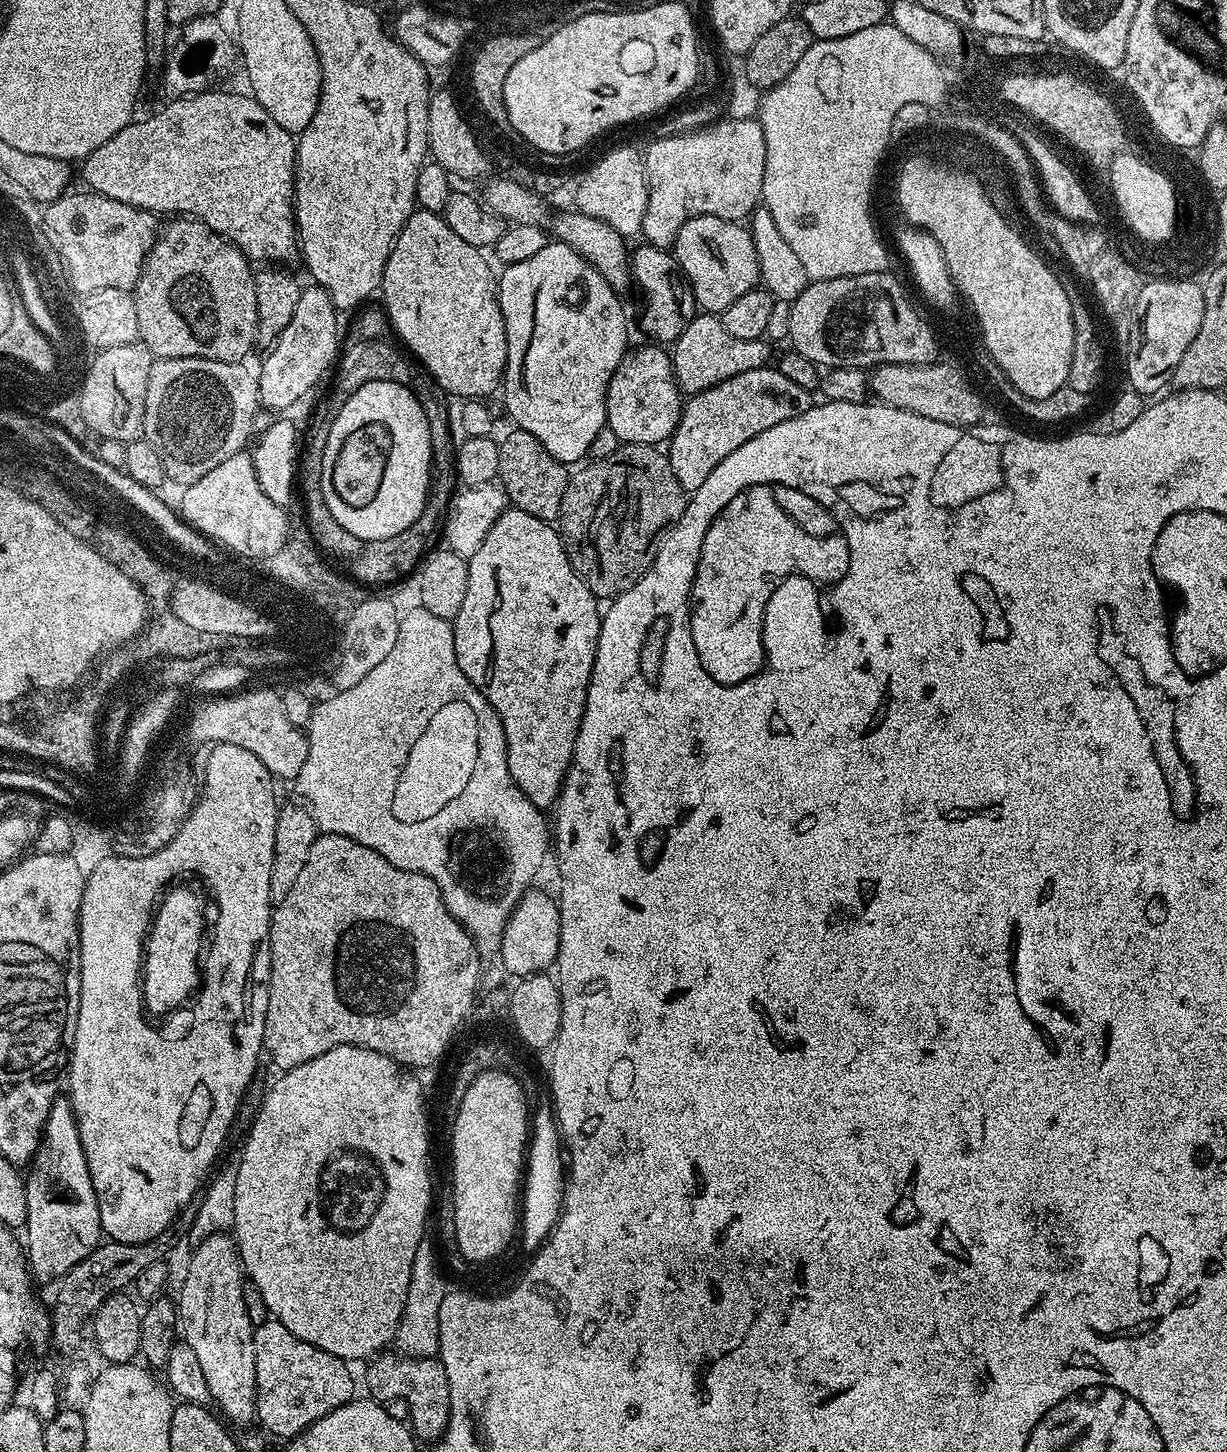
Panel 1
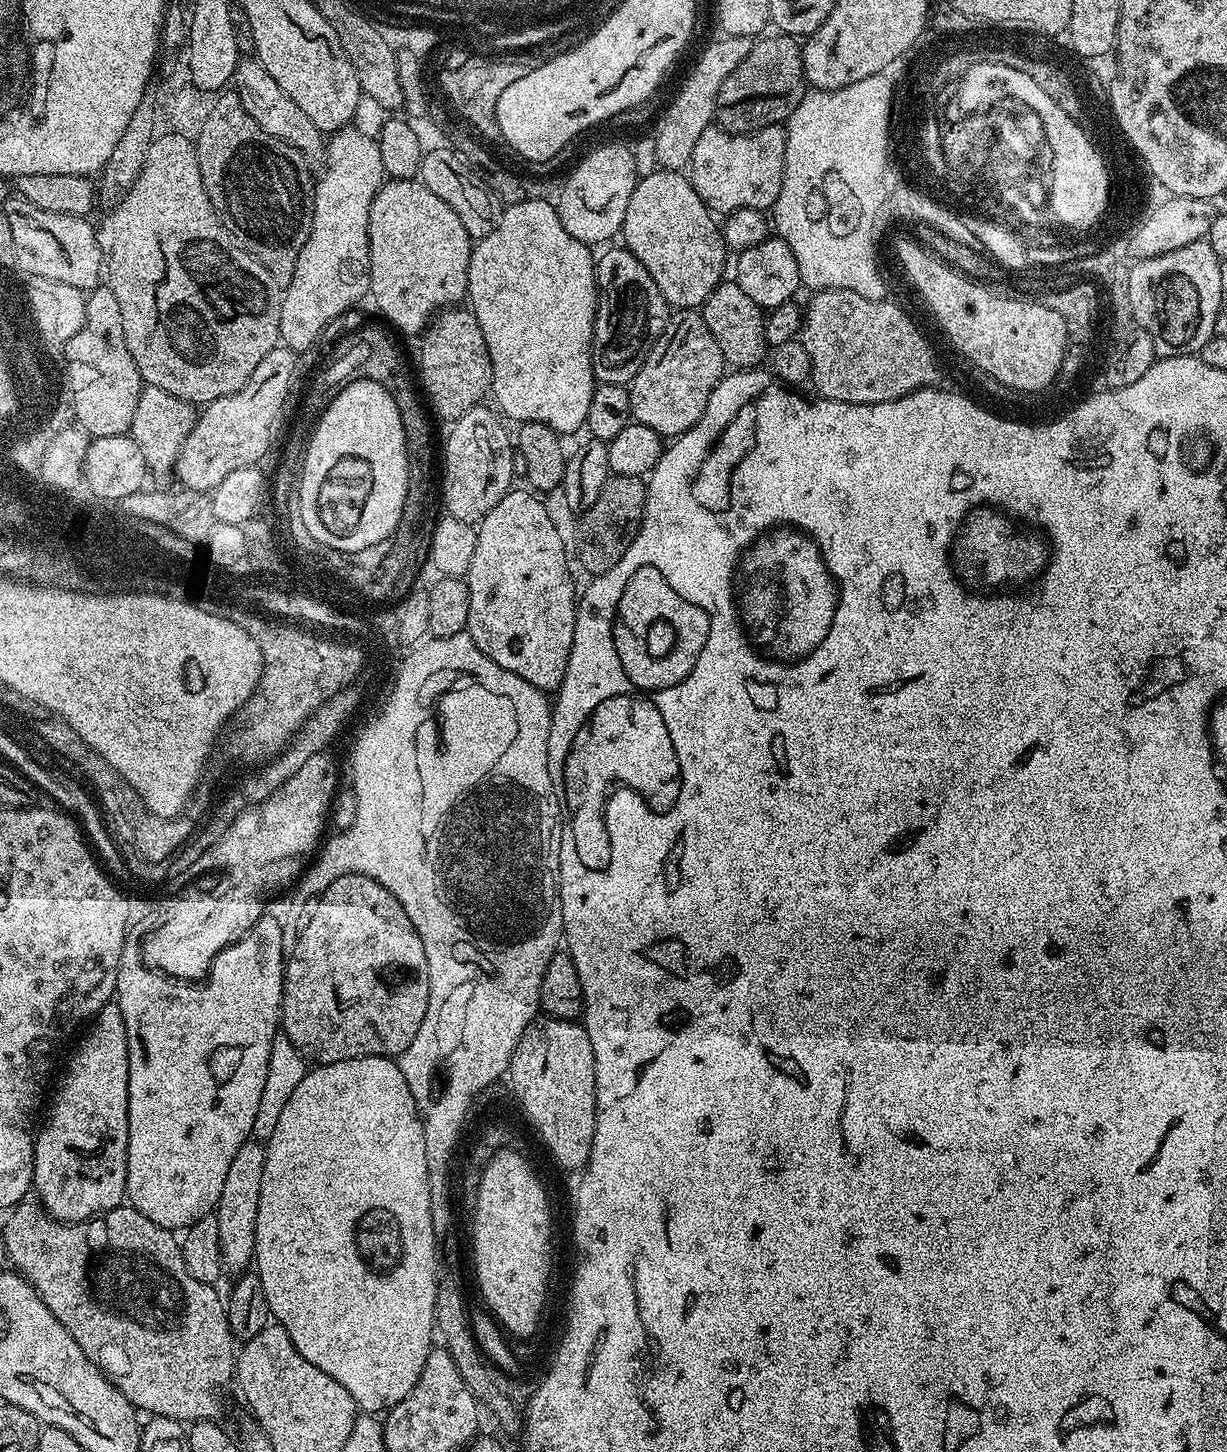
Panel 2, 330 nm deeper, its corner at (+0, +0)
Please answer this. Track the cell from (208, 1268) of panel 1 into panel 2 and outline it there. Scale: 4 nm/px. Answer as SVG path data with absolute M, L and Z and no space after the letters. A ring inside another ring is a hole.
M249 1140L238 1148L238 1153L234 1154L234 1159L230 1162L222 1194L214 1209L222 1263L229 1271L232 1269L233 1272L240 1272L247 1269L255 1257L257 1204L265 1170L265 1154L265 1147L256 1140Z

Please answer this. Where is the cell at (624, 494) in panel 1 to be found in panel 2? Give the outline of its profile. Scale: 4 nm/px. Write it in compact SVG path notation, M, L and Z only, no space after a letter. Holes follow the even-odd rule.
M613 475L606 482L598 502L587 508L580 522L577 550L580 551L580 564L585 573L600 575L618 564L618 558L630 550L630 542L638 534L644 517L644 503L648 497L645 481L638 476Z

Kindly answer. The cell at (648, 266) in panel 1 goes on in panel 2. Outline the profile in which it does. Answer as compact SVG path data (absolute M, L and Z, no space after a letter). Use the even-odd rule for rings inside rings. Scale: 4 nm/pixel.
M608 246L596 260L596 321L592 335L592 374L602 384L627 385L638 374L642 362L650 354L654 342L662 334L670 315L670 306L658 290L658 282L646 274L646 266L634 258L634 254L623 246Z

